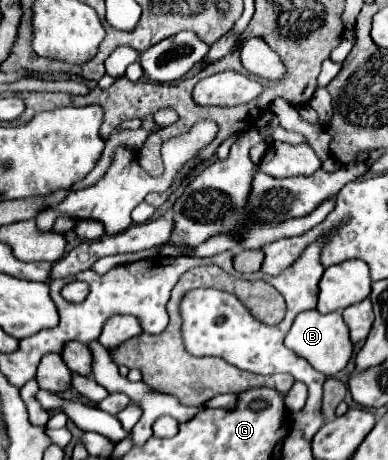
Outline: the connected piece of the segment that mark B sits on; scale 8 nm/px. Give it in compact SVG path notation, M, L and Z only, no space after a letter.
M316 308L314 310L306 310L300 312L284 340L284 344L294 350L298 356L306 358L318 372L332 376L336 372L340 372L350 356L352 356L352 342L350 342L350 334L348 334L348 326L342 320L342 316L338 312L332 314L320 314Z

